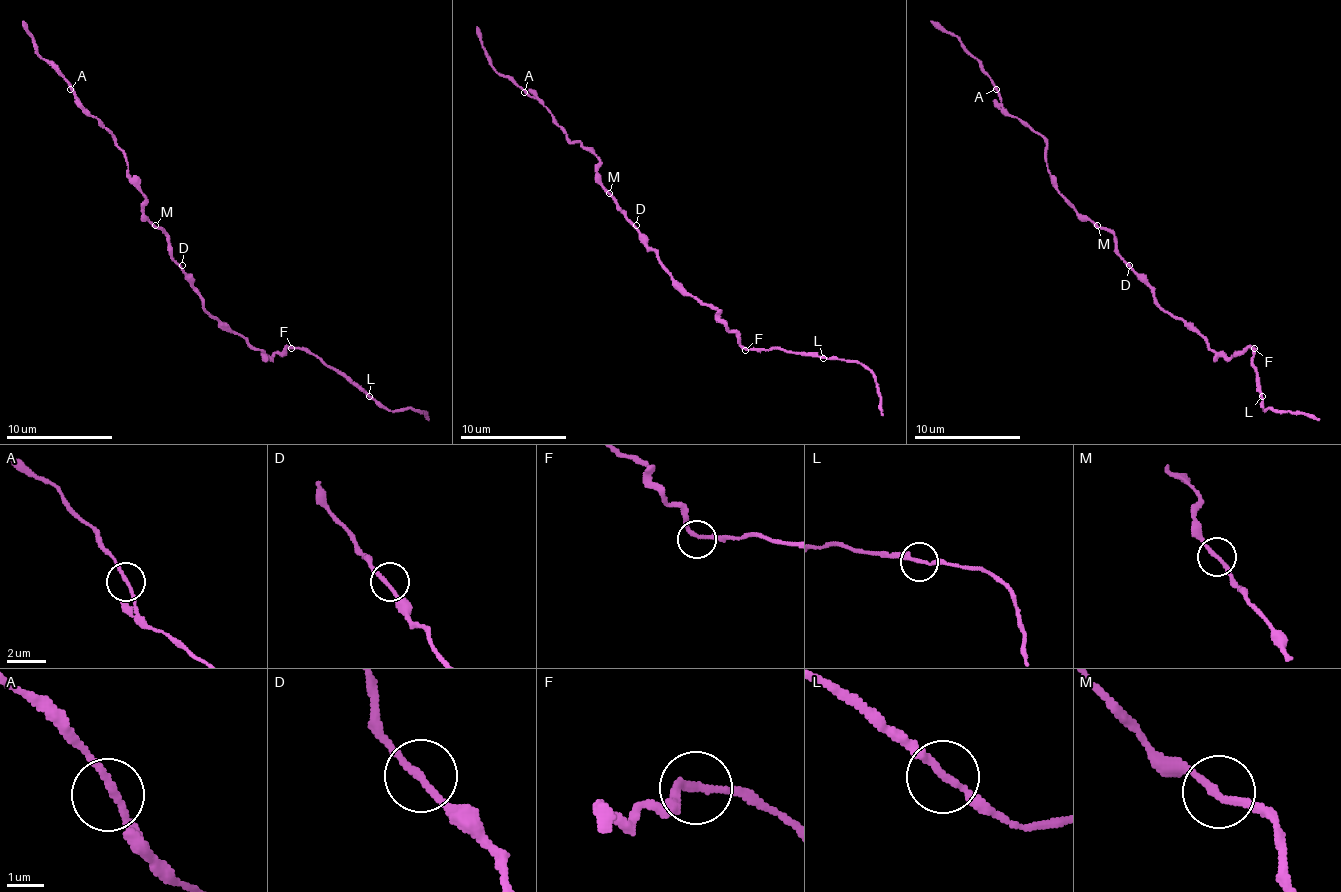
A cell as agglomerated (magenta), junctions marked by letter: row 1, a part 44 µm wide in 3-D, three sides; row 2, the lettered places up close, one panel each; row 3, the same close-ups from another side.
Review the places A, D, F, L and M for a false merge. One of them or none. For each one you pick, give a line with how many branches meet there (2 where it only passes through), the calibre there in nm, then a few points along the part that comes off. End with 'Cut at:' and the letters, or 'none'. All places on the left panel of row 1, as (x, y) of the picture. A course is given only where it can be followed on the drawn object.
Cut at: none

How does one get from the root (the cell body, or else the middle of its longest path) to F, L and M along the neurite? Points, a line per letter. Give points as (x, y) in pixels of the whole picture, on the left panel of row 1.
F: (187, 273), (203, 308), (253, 348), (272, 358), (285, 348), (291, 348)
L: (187, 273), (203, 308), (253, 348), (272, 358), (288, 348), (304, 348), (328, 366), (344, 371), (368, 395)
M: (187, 273), (171, 254), (168, 236), (155, 225)

